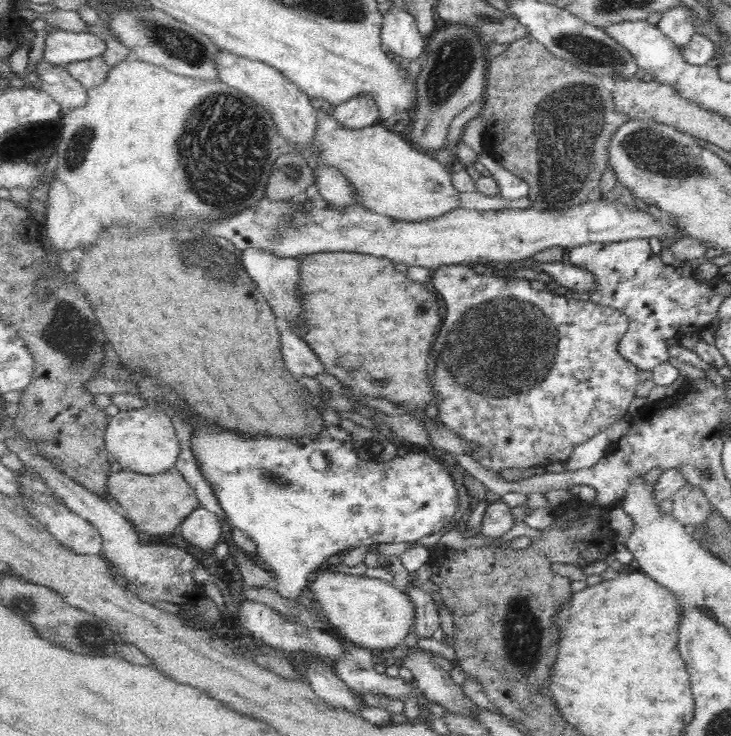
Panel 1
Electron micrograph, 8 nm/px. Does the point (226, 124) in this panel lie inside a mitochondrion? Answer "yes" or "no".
yes

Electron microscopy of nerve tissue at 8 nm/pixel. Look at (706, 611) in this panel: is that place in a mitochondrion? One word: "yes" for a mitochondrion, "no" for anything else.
no

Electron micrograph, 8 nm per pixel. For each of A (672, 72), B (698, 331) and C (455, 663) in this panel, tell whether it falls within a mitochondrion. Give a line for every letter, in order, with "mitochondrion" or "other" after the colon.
A: other
B: other
C: other

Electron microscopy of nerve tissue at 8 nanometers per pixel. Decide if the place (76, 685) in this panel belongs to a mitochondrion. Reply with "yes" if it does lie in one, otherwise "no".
no

